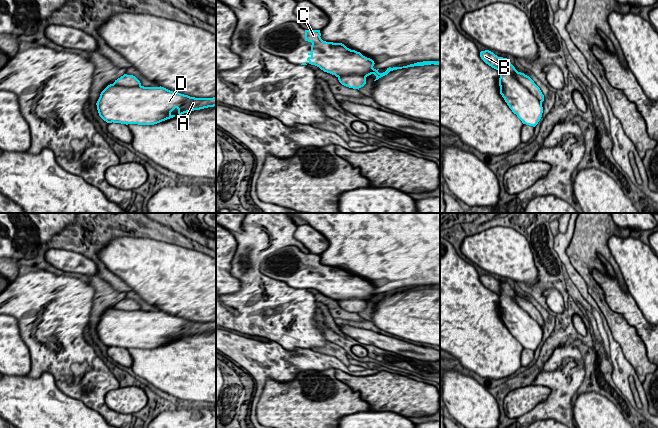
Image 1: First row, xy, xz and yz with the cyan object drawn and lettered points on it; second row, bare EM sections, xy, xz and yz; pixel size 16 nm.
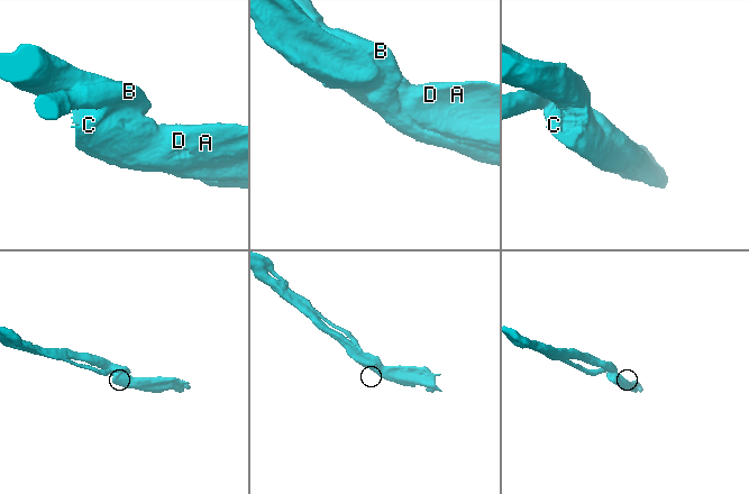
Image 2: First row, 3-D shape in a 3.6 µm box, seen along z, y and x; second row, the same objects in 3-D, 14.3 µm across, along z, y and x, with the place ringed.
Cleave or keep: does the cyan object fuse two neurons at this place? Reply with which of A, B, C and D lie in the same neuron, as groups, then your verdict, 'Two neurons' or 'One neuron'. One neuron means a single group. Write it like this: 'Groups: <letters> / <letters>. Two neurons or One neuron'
Groups: A B C D. One neuron

